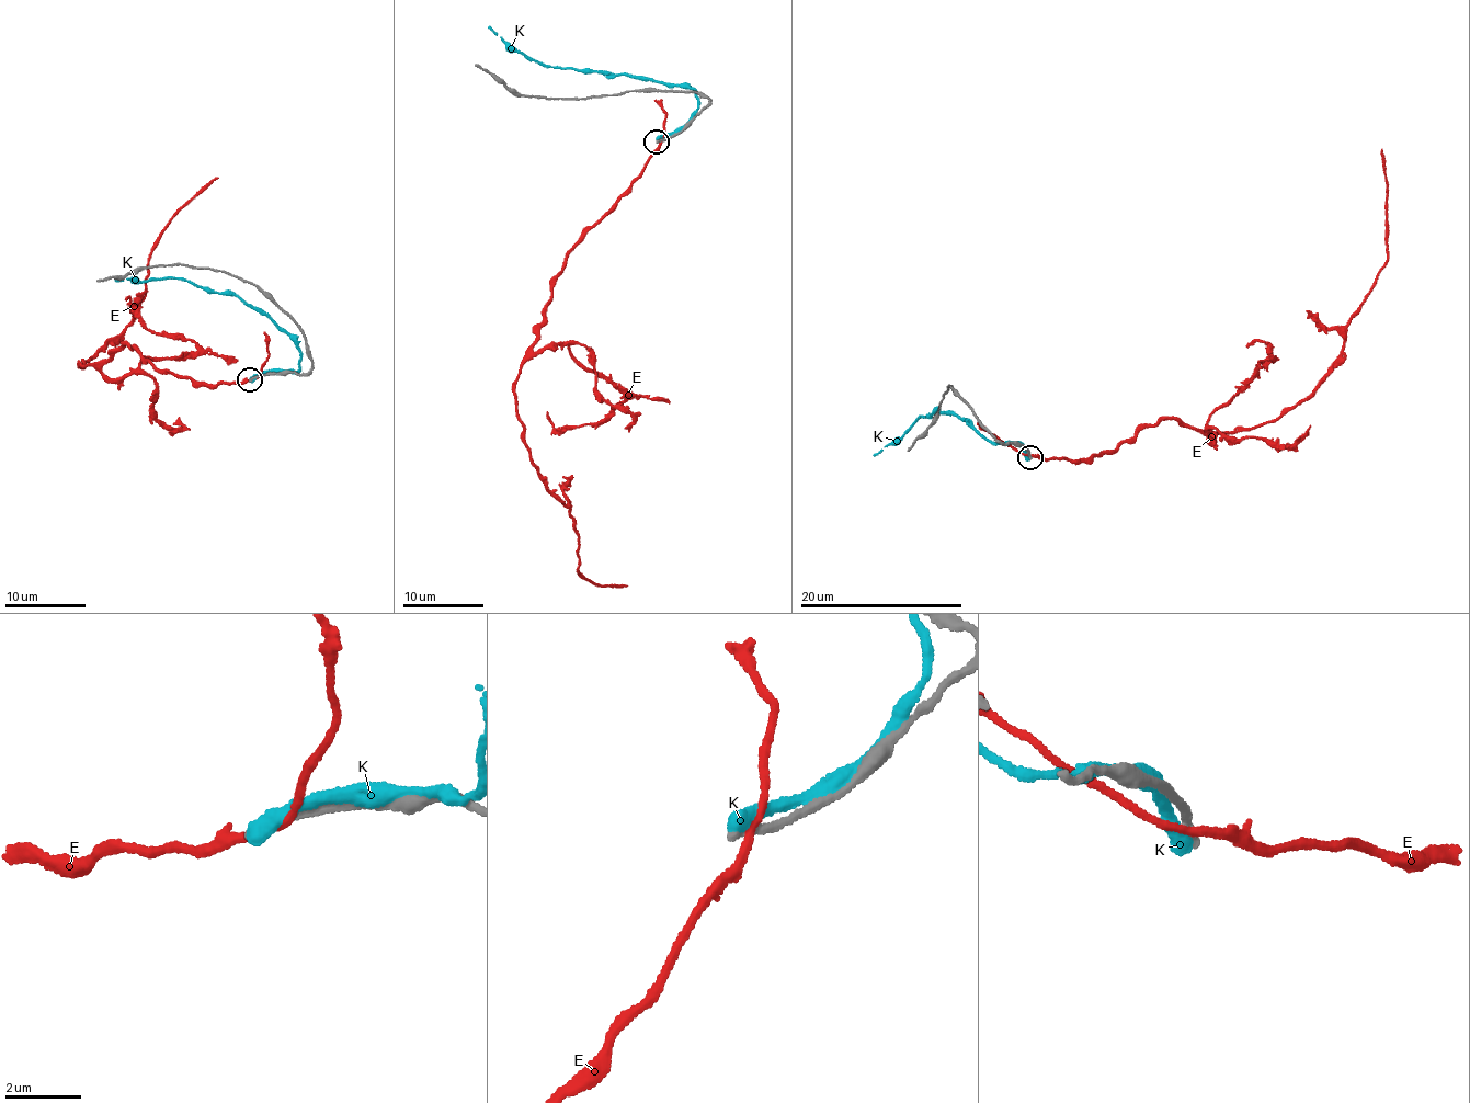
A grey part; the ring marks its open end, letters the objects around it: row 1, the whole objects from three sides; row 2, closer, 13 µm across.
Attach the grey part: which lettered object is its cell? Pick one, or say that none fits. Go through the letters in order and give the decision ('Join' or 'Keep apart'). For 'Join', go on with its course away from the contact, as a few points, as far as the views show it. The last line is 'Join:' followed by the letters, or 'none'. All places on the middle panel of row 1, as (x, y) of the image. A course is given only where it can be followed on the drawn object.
E: Keep apart
K: Keep apart
Join: none

